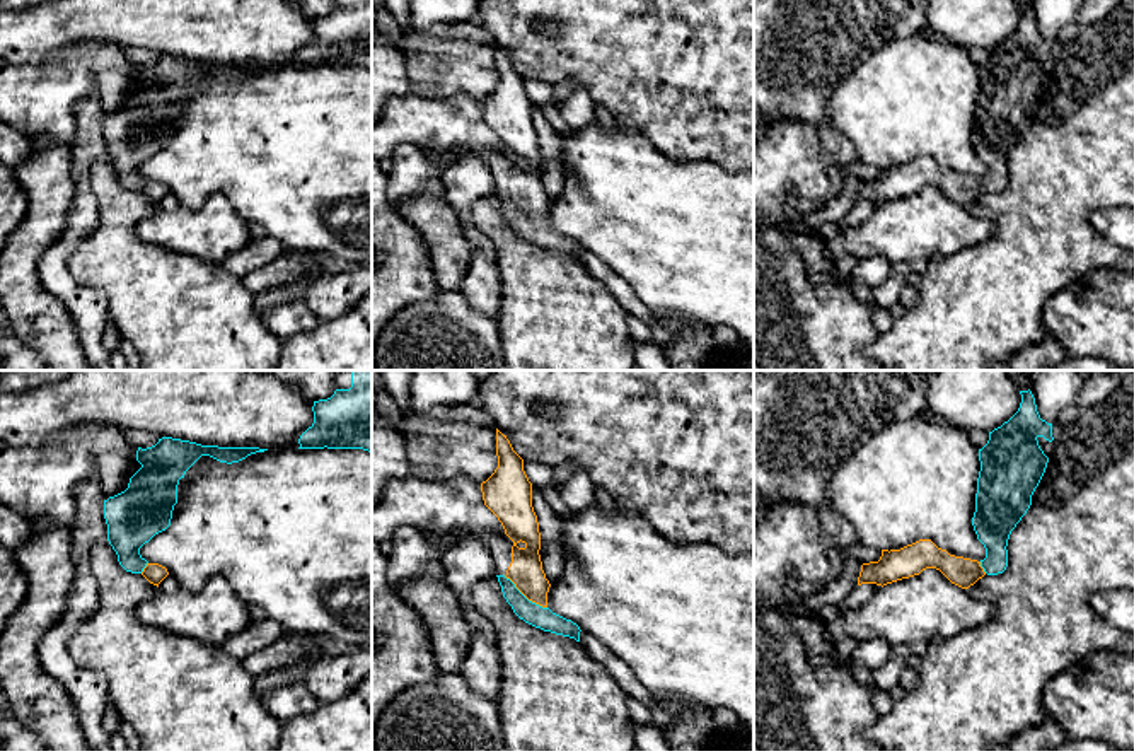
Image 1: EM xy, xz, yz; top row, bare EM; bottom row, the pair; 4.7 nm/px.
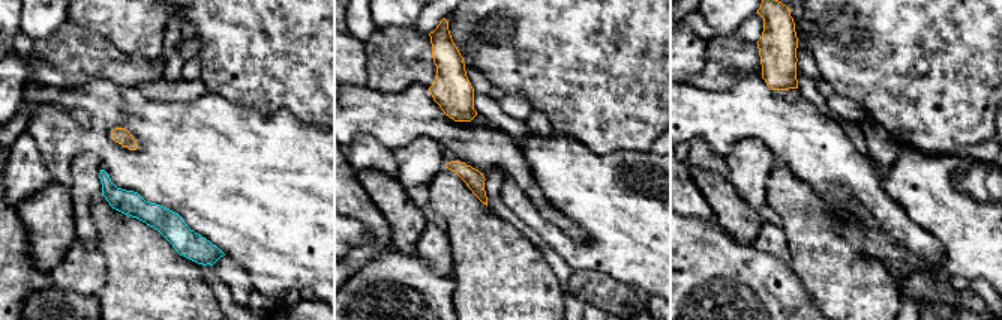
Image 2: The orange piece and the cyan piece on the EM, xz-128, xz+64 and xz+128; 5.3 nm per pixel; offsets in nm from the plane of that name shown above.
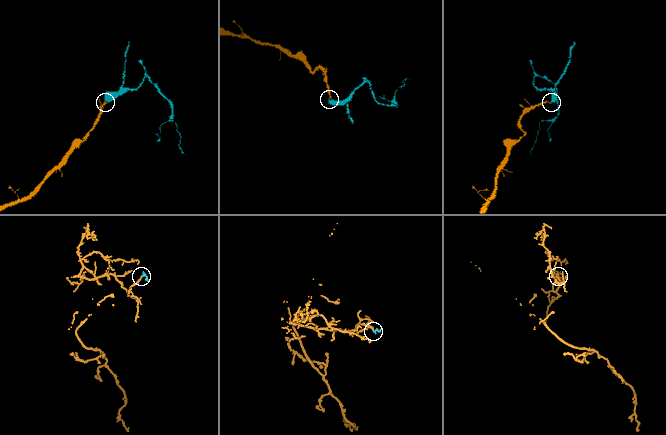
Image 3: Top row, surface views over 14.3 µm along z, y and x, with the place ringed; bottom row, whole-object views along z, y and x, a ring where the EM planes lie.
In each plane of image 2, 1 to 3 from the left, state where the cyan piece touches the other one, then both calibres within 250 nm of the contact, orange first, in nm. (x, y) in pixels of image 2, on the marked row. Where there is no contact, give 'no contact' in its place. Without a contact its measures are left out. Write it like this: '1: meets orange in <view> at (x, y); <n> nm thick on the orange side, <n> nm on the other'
1: no contact
2: no contact
3: no contact

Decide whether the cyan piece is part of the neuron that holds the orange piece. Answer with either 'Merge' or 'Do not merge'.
Merge

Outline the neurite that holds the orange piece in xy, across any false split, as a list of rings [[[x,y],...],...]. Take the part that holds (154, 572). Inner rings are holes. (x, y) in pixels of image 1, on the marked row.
[[[162,437],[147,449],[138,447],[136,461],[142,468],[124,492],[104,500],[107,541],[119,565],[159,587],[169,572],[159,563],[148,563],[140,548],[171,526],[179,480],[201,456],[232,464],[264,451],[268,449],[201,445],[172,437]]]

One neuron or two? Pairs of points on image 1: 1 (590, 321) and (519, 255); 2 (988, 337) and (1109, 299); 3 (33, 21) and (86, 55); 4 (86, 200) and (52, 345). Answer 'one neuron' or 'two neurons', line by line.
1: one neuron
2: two neurons
3: two neurons
4: two neurons

